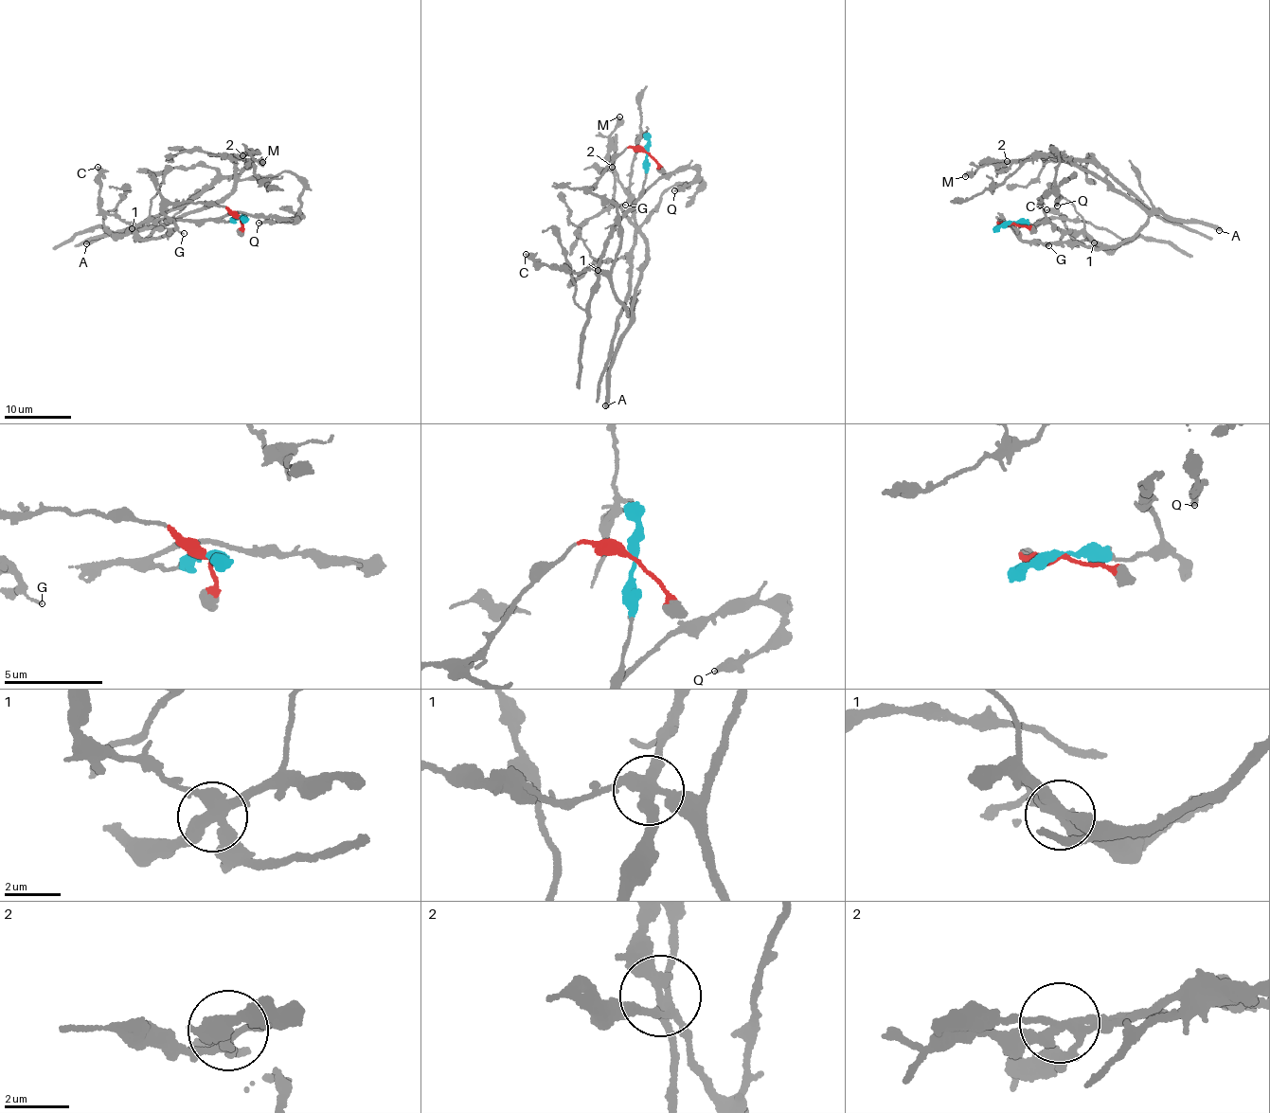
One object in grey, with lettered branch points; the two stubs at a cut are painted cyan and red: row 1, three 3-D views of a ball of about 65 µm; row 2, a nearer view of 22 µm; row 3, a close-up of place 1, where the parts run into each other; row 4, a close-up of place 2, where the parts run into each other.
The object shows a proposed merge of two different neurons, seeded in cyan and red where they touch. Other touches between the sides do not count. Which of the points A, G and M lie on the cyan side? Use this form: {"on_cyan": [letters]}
{"on_cyan": []}

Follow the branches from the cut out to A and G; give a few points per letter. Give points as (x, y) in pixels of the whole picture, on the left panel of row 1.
A: (241, 218), (171, 203), (164, 210), (175, 227), (156, 239), (135, 242), (157, 228), (113, 231), (86, 244)
G: (241, 218), (229, 214), (223, 206), (187, 201), (171, 203), (165, 215), (174, 221), (178, 230), (184, 233)

